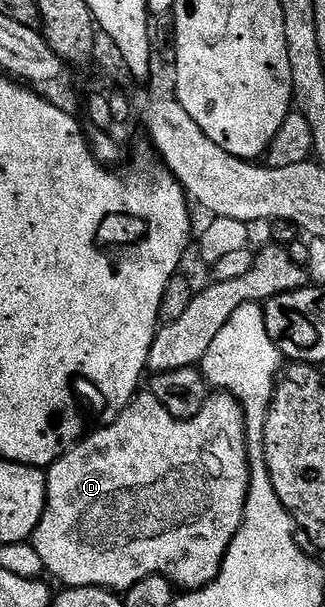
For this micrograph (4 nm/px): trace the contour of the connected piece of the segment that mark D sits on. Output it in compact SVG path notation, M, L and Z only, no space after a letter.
M148 391L135 396L123 413L113 418L111 425L98 429L94 434L83 436L78 444L65 453L46 473L46 510L36 527L32 544L40 551L40 559L44 559L44 570L55 582L63 581L66 587L104 587L115 591L132 588L140 579L159 573L167 577L179 590L193 591L205 589L222 569L222 560L236 535L240 531L244 519L244 507L250 490L250 464L248 463L248 447L246 446L246 420L240 403L230 393L214 391L207 396L200 415L187 421L177 421Z

